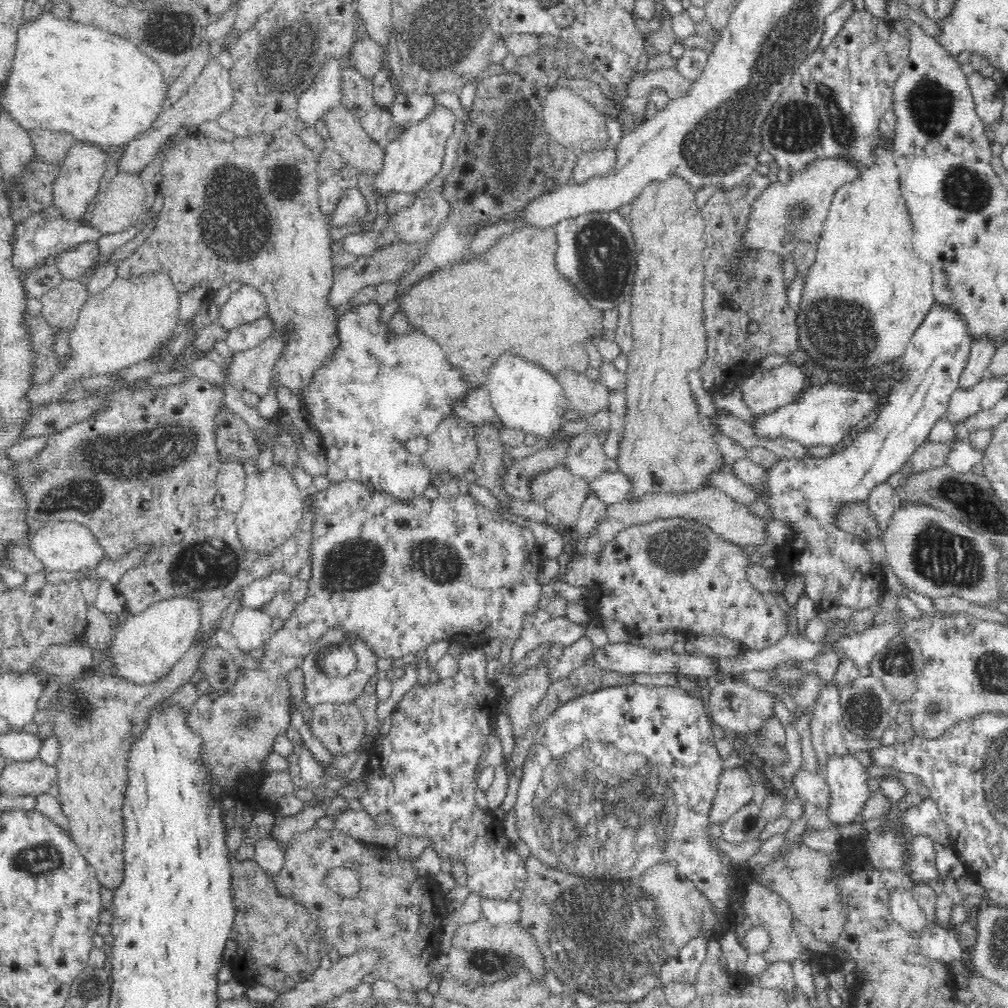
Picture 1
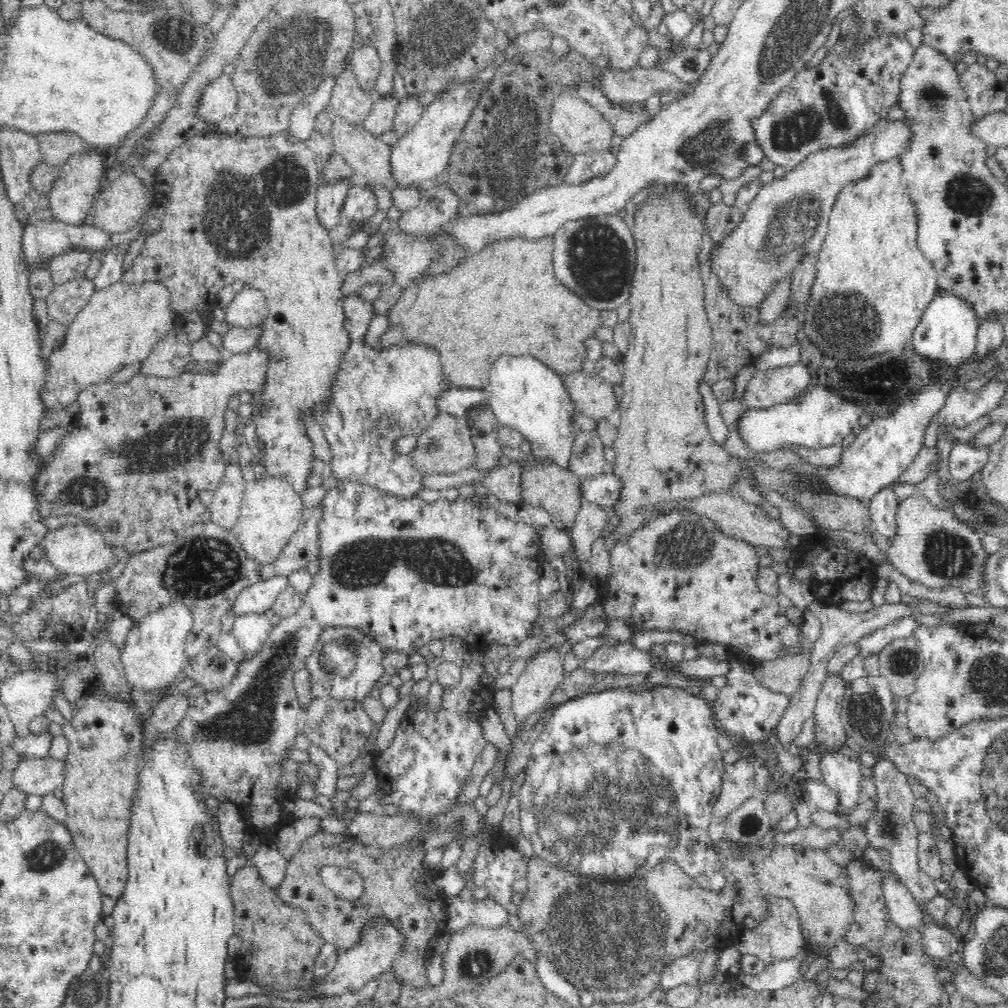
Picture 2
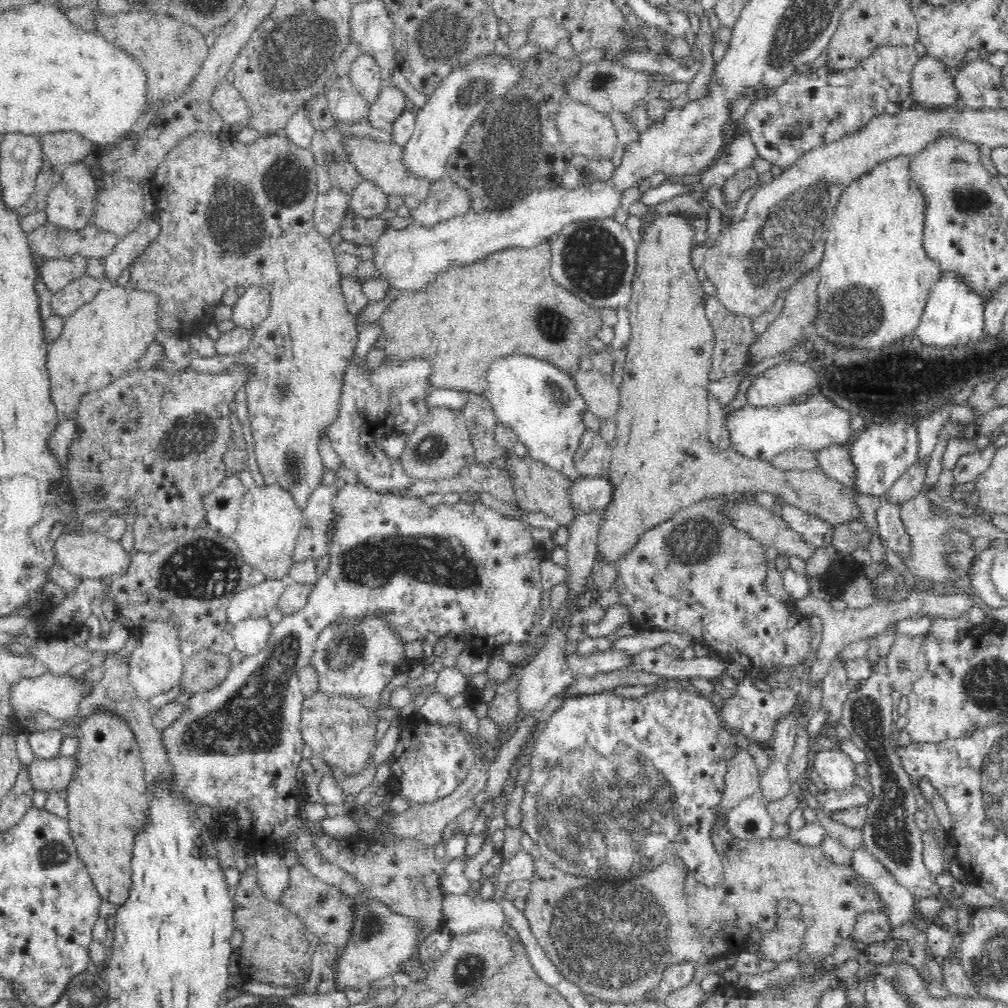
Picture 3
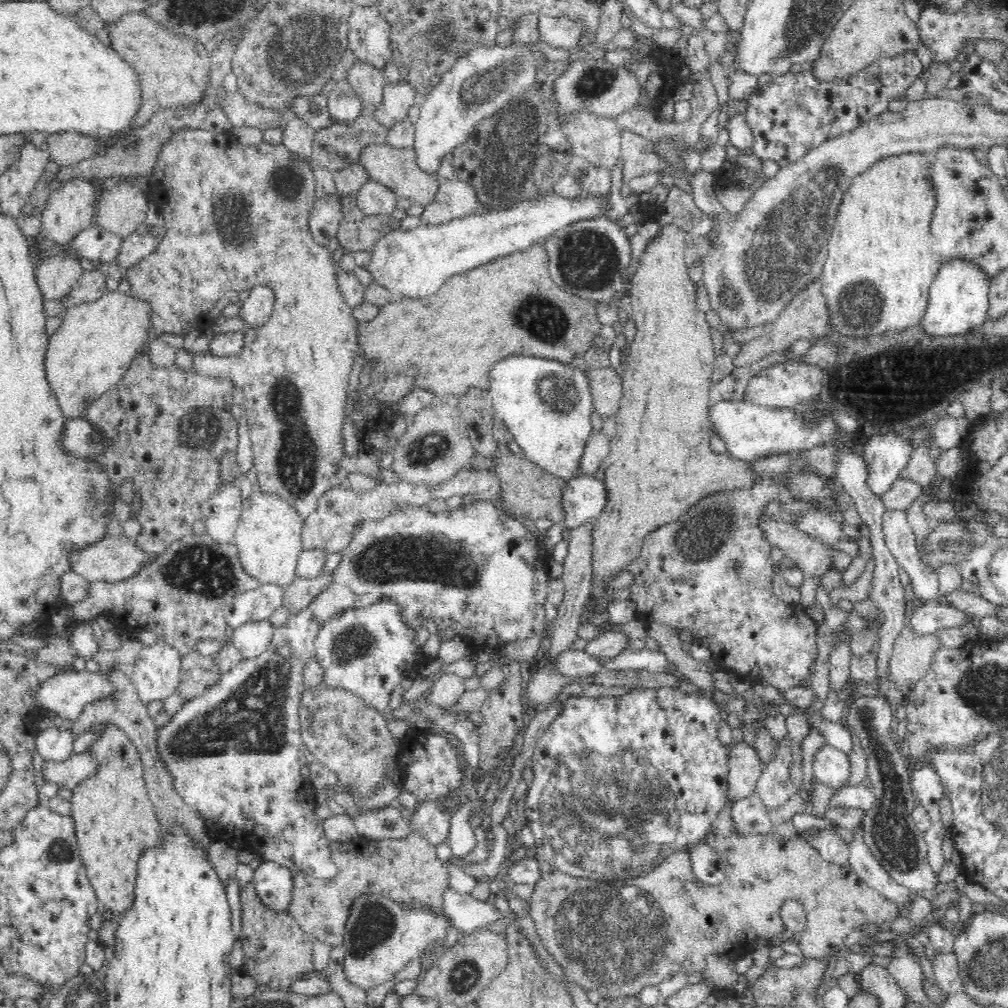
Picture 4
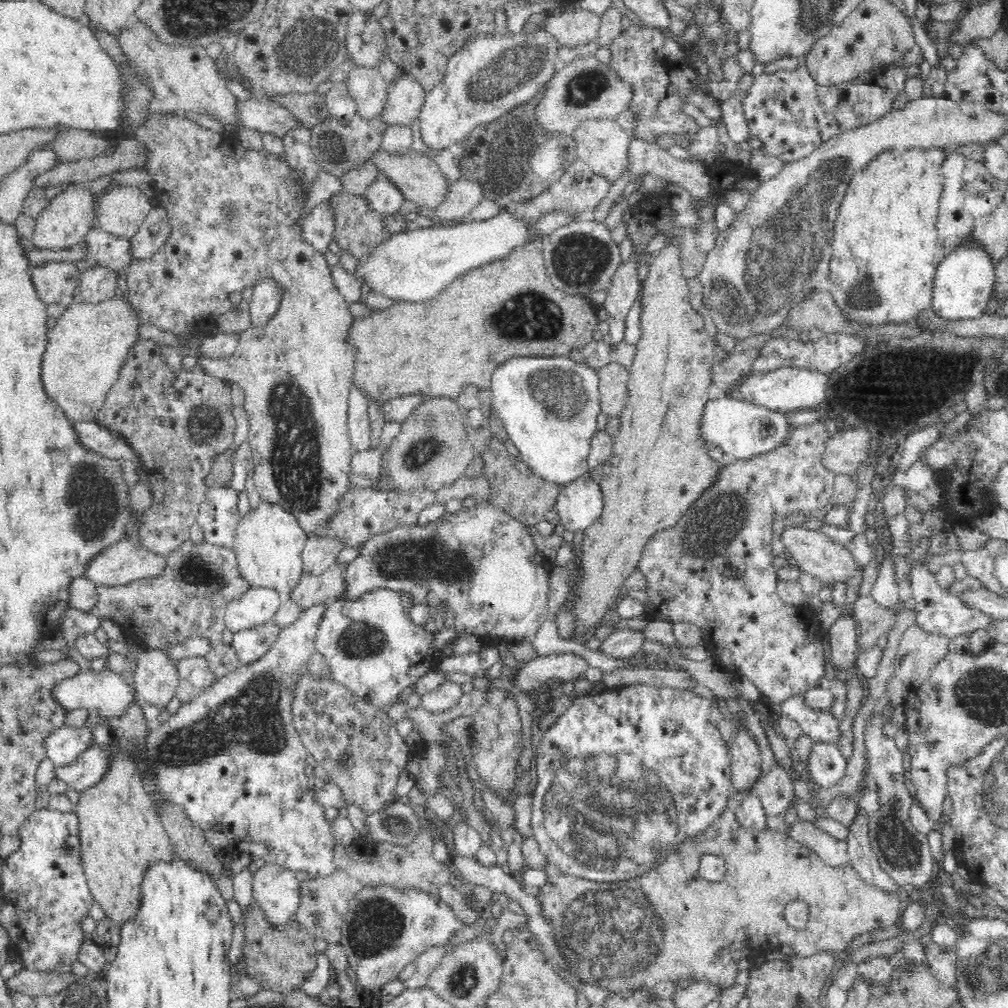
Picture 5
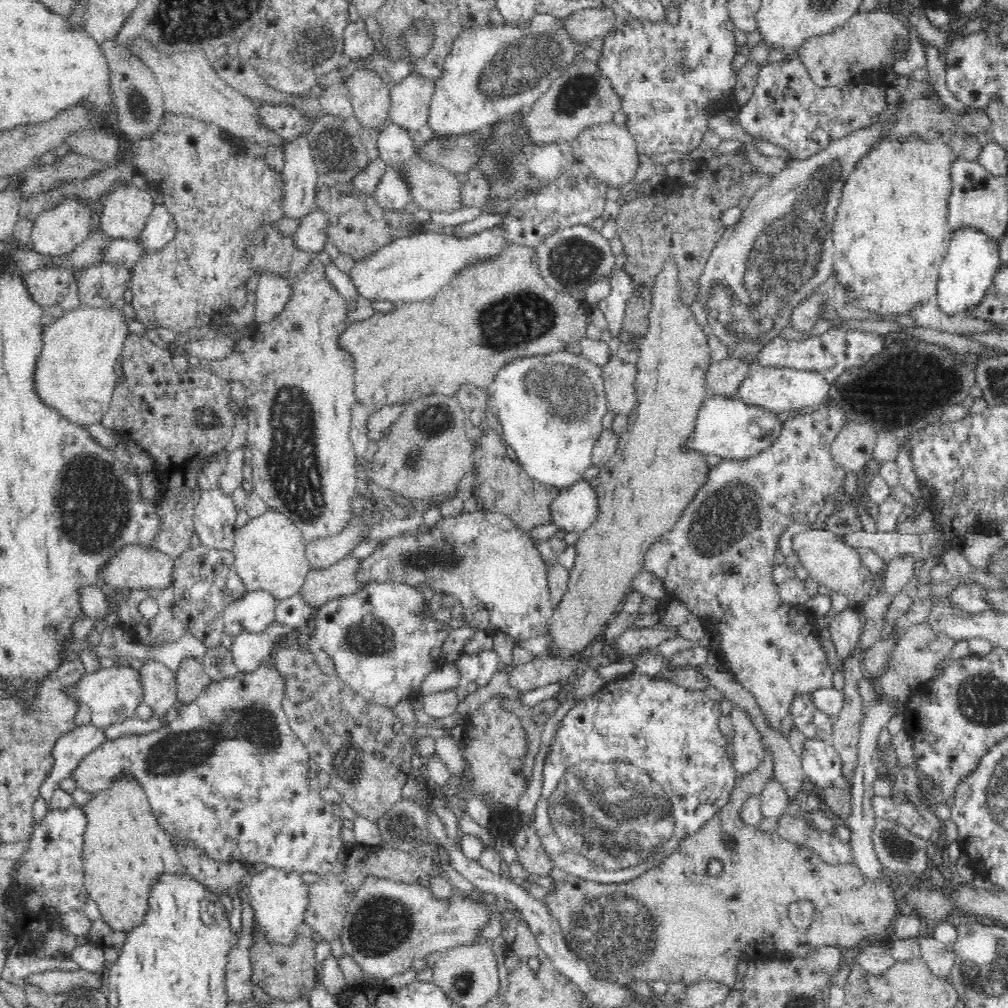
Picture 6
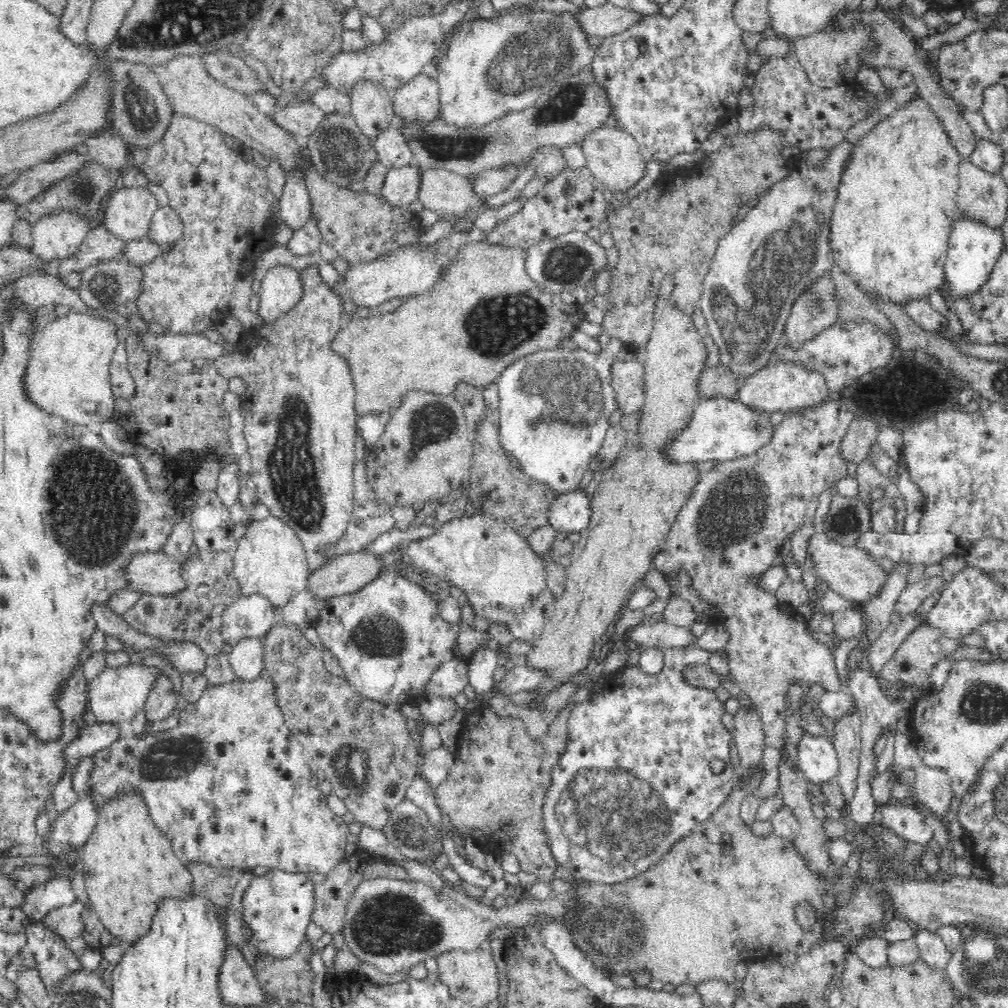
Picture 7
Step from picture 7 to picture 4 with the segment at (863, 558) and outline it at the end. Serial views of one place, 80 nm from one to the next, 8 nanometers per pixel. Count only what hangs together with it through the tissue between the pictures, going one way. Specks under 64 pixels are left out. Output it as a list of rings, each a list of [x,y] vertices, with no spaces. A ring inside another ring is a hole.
[[[762,510],[758,513],[761,513],[761,517],[757,522],[757,529],[763,534],[765,541],[771,546],[778,546],[783,554],[791,558],[806,574],[822,577],[828,570],[842,573],[849,566],[851,558],[844,550],[835,550],[832,546],[825,546],[809,534],[798,530],[794,525],[782,521],[781,518],[776,520],[776,518],[768,517]]]

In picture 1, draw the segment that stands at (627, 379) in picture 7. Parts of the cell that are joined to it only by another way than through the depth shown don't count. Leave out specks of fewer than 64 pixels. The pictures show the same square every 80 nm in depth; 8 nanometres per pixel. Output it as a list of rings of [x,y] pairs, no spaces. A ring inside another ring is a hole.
[[[562,370],[555,375],[561,388],[568,409],[580,414],[596,414],[599,410],[608,411],[610,389],[604,384],[596,384],[590,378],[573,370]]]

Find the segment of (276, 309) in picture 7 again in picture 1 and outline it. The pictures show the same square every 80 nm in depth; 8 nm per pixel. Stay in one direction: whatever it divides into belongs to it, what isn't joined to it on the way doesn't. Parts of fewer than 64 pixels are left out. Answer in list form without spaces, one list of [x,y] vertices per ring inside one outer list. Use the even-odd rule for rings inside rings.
[[[242,284],[219,308],[216,322],[229,331],[264,317],[267,312],[265,297],[253,286]]]

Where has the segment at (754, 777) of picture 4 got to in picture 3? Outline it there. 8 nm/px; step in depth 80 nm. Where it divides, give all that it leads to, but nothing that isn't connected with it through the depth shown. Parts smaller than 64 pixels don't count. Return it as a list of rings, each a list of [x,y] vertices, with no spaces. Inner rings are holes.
[[[738,745],[734,756],[727,762],[724,790],[717,812],[727,814],[742,800],[756,794],[759,789],[759,770],[754,758],[743,745]]]

